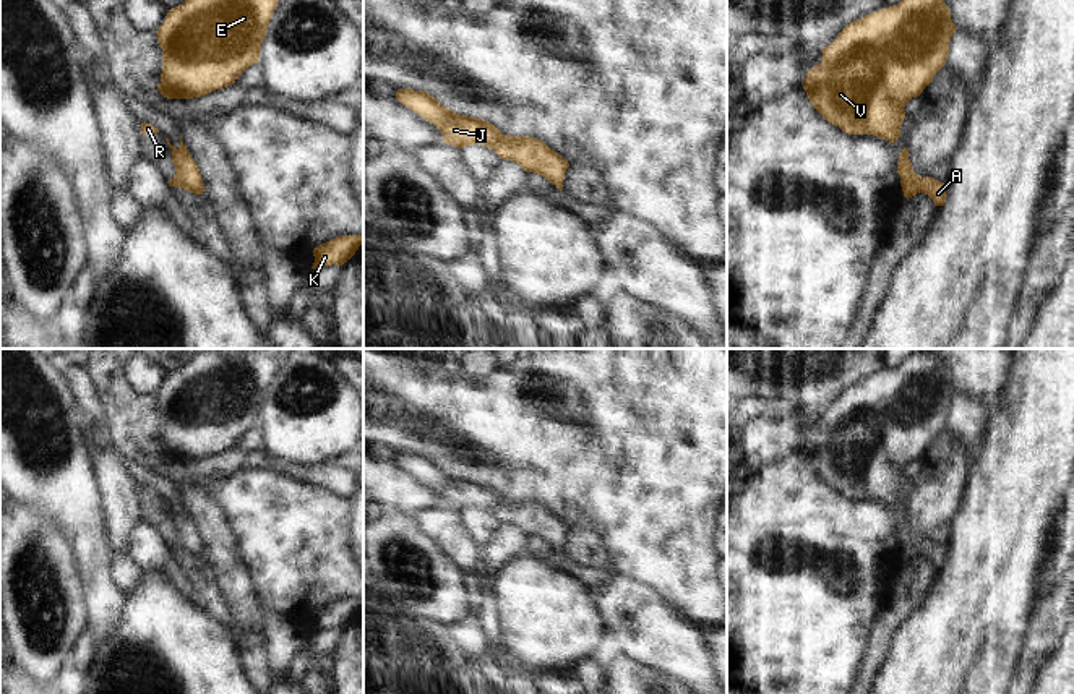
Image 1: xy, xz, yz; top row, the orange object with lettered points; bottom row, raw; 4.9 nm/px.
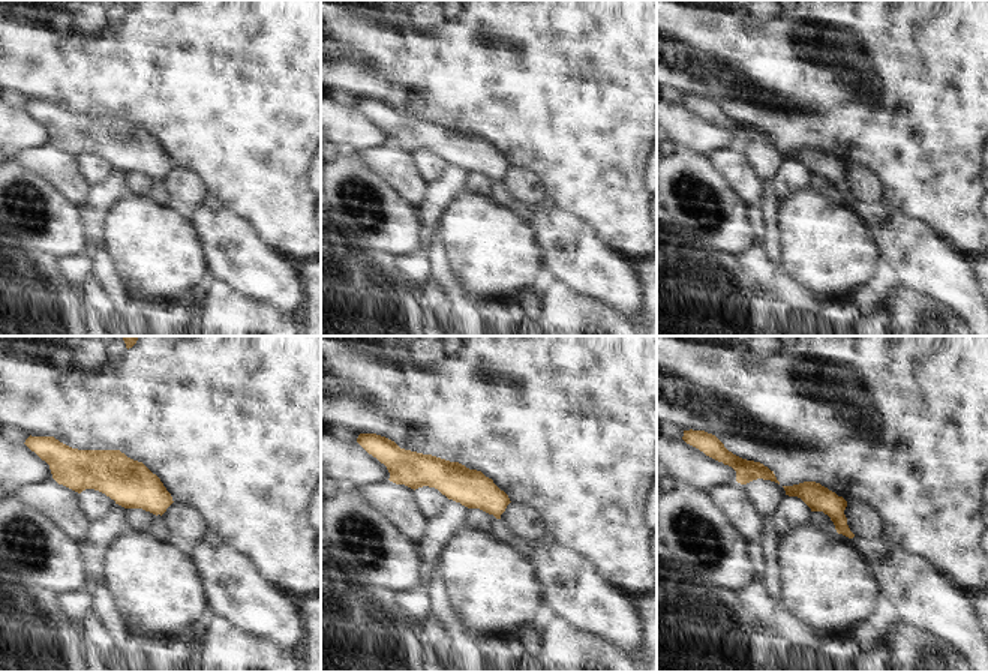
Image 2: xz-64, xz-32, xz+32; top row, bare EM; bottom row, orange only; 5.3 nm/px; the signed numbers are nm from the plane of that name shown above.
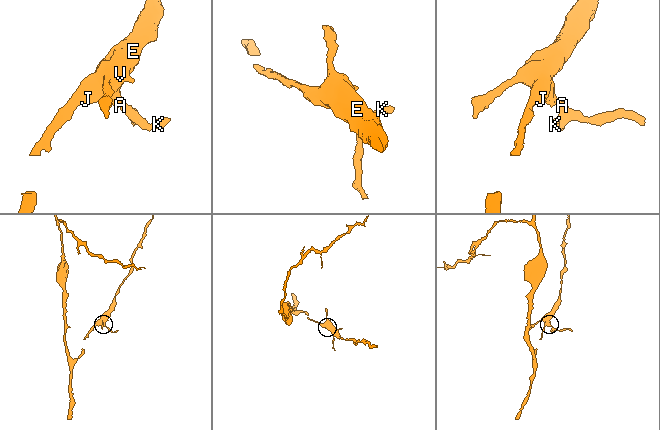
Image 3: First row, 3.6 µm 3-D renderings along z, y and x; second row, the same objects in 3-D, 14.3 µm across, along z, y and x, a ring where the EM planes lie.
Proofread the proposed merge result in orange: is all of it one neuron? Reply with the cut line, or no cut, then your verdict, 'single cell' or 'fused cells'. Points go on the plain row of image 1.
no cut | single cell

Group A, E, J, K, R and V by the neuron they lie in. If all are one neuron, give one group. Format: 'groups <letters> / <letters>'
groups A E J K R V

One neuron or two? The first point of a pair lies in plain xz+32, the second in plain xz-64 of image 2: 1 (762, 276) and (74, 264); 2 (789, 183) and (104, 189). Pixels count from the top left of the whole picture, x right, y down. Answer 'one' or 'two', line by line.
1: one
2: one

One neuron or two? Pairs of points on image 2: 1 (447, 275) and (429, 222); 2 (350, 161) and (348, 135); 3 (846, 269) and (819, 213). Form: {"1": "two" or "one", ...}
{"1": "two", "2": "two", "3": "one"}

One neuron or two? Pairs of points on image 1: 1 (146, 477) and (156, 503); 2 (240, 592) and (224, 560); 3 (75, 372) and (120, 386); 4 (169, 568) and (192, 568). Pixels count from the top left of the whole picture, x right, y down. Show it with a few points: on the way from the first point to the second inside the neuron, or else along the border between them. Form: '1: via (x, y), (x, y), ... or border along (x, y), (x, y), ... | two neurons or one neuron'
1: border along (159, 493), (164, 501) | two neurons
2: via (236, 584), (227, 568) | one neuron
3: border along (83, 367), (106, 412) | two neurons
4: border along (169, 550), (192, 589), (203, 600) | two neurons

